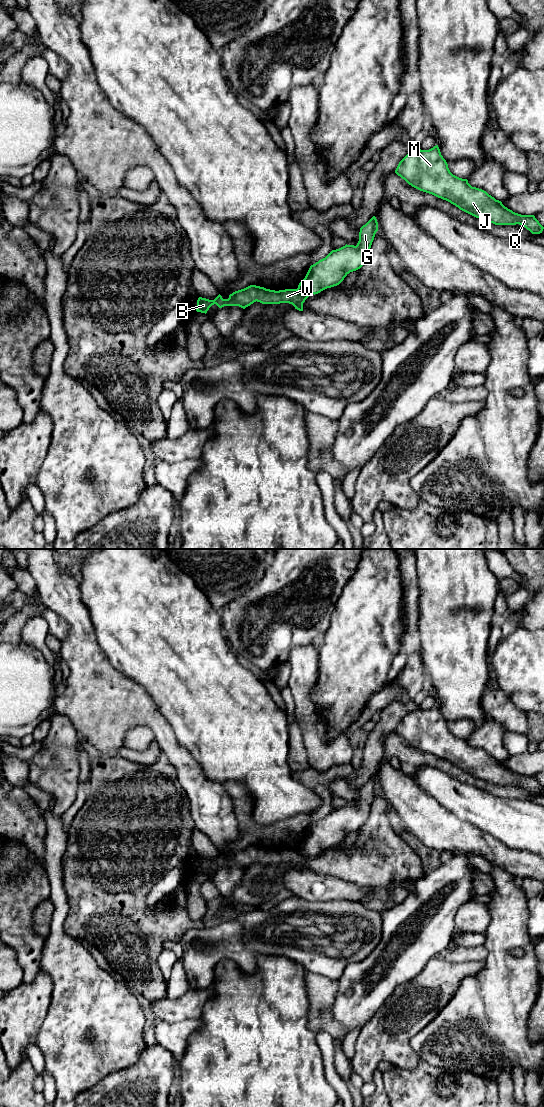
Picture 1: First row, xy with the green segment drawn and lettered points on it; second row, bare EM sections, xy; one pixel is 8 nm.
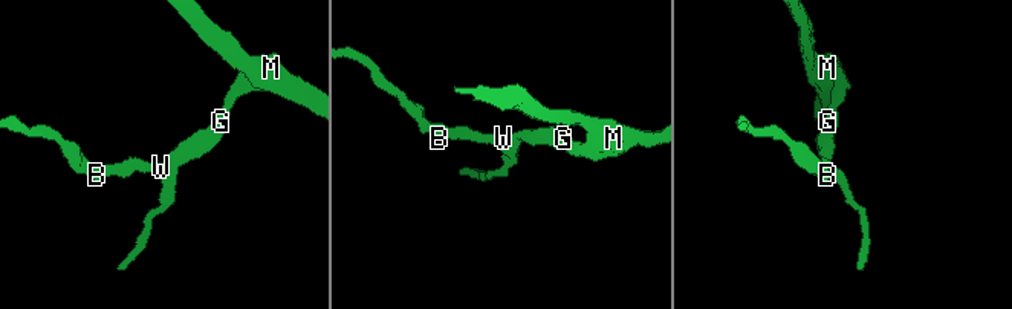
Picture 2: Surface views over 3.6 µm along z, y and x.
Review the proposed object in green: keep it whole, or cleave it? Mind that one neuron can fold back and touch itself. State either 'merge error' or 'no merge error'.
merge error

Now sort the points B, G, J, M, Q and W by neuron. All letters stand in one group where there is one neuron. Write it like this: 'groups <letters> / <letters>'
groups B W / G J M Q

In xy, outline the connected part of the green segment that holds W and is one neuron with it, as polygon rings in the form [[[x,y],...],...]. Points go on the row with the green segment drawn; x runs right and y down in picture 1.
[[[250,285],[244,289],[233,292],[228,299],[223,299],[219,294],[214,300],[199,297],[197,300],[197,312],[207,313],[209,308],[216,304],[219,308],[224,306],[239,306],[243,309],[254,302],[262,304],[292,304],[295,309],[303,311],[303,303],[309,297],[309,292],[298,289],[270,290],[264,287]]]

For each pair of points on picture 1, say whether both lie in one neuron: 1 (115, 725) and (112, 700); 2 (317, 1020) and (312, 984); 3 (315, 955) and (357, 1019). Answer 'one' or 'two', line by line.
1: one
2: one
3: two

